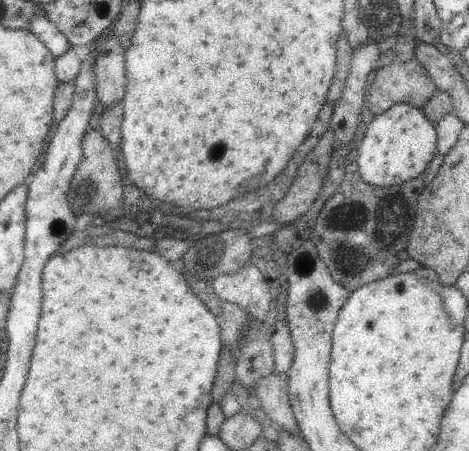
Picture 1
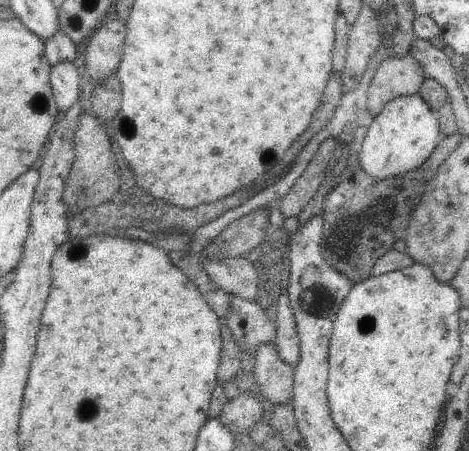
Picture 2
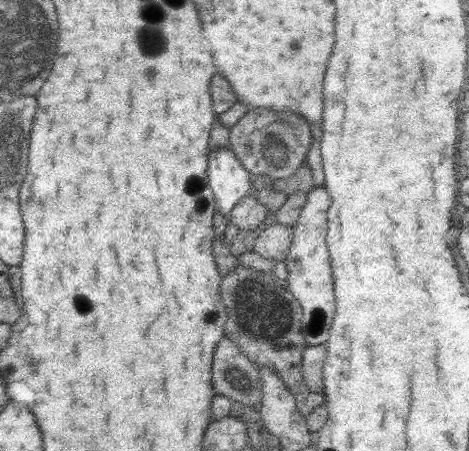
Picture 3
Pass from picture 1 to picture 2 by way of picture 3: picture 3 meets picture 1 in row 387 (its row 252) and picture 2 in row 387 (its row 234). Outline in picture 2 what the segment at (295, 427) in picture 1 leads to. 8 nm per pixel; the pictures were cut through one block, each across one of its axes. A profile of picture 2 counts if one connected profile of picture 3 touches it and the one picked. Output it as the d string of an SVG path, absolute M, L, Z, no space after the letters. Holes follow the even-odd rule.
M263 344L255 350L255 382L259 384L261 394L273 404L287 402L293 398L293 370L295 366L285 364L279 354L275 344Z

